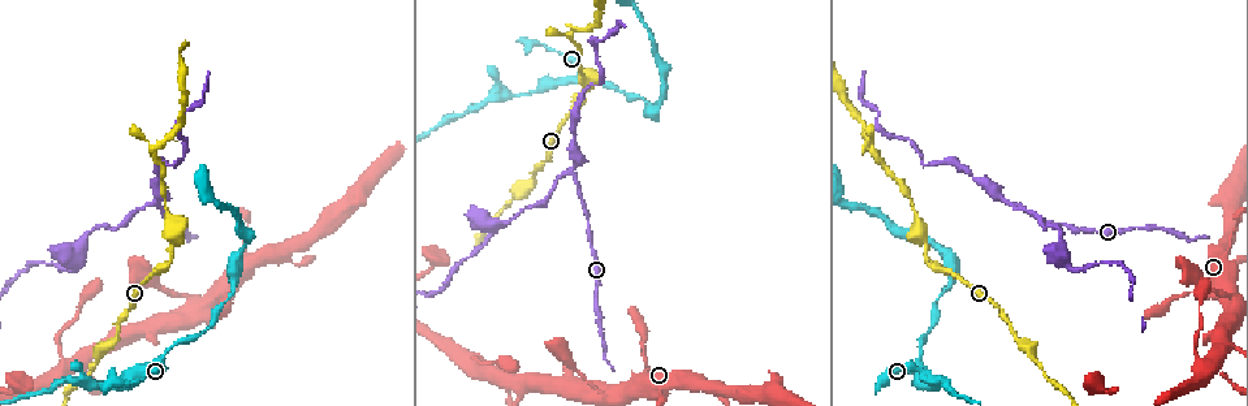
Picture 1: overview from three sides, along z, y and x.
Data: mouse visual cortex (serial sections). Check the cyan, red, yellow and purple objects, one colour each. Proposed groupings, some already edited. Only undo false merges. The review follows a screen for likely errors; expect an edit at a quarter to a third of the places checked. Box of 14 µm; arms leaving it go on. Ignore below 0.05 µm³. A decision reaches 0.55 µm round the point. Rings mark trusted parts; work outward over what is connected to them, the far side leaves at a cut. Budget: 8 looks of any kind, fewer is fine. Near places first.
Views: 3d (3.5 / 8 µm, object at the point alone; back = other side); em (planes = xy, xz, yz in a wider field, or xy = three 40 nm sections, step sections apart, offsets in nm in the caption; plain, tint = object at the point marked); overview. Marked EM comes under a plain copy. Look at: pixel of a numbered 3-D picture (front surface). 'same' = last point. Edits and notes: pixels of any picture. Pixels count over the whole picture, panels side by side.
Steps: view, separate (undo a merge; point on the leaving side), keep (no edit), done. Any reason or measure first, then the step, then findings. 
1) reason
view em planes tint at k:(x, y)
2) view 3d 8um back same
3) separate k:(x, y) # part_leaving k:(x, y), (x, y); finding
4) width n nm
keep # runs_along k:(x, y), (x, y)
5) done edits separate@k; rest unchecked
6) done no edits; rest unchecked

thick turns thin
view 3d 3.5um at 1:(932, 380)

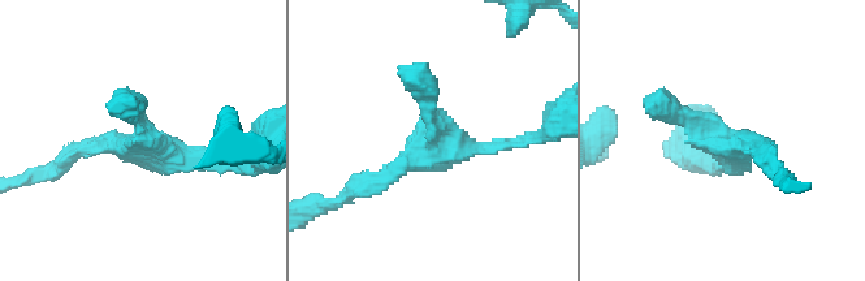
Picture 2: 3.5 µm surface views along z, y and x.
now the EM
view em xy step 5 tint at 2:(728, 151)

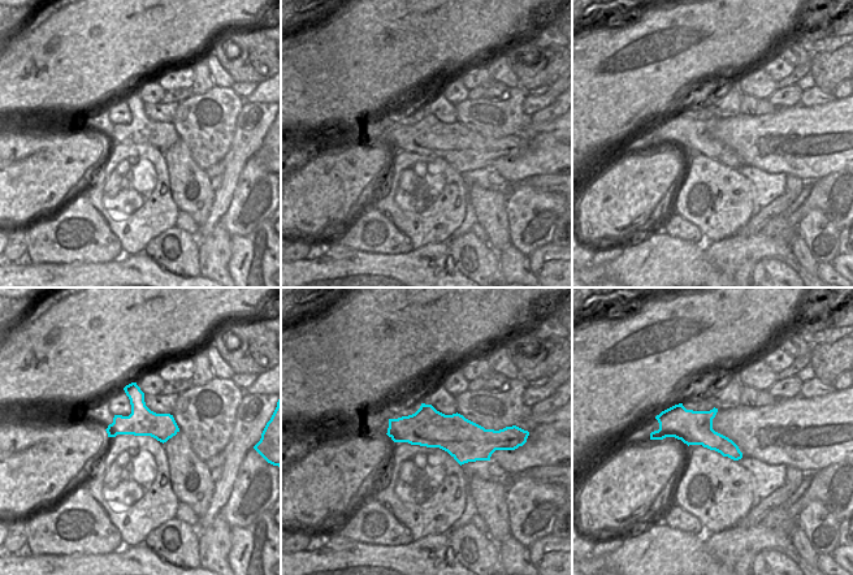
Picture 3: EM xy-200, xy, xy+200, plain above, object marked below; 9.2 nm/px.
keep # runs_along 2:(537, 137), (435, 150), (379, 184); all the same cell

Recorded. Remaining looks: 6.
sharp bend
view 3d 3.5um back at 1:(155, 147)

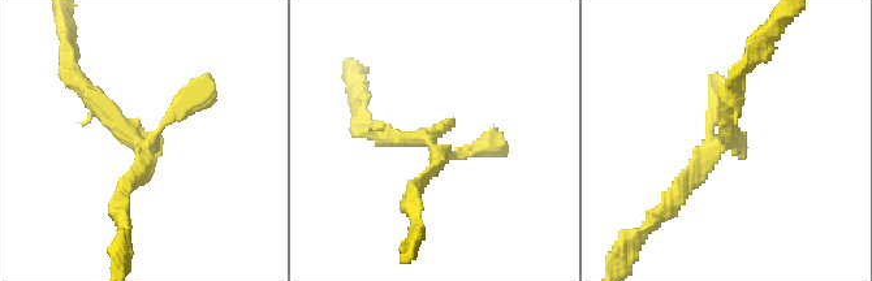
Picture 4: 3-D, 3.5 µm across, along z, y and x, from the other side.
now the EM
view em xy step 1 tint at 4:(435, 146)

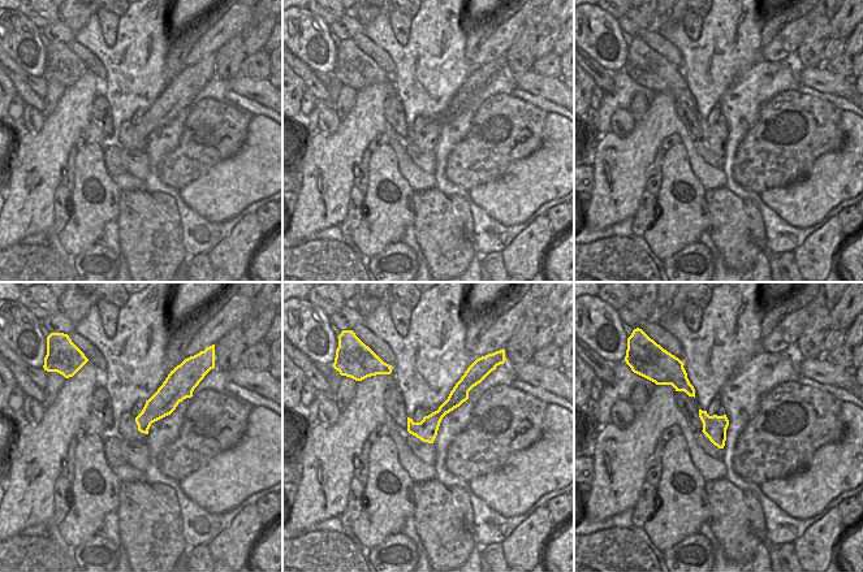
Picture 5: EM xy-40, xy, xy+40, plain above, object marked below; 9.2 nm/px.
keep # runs_along 4:(665, 208), (726, 137), (733, 85); all the same cell

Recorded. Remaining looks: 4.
sharp bend
view 3d 8um at 1:(1008, 202)

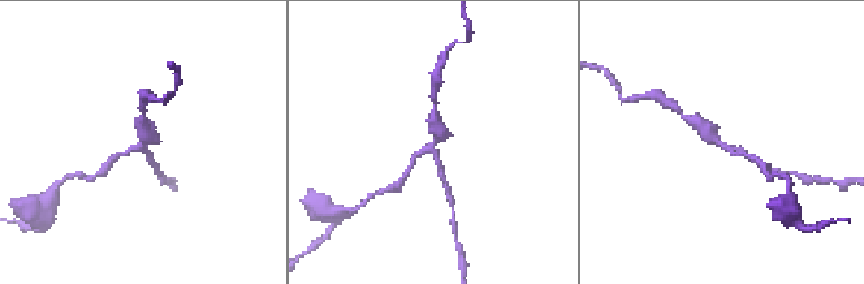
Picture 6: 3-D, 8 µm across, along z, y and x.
zoom in
view 3d 3.5um at 6:(432, 150)

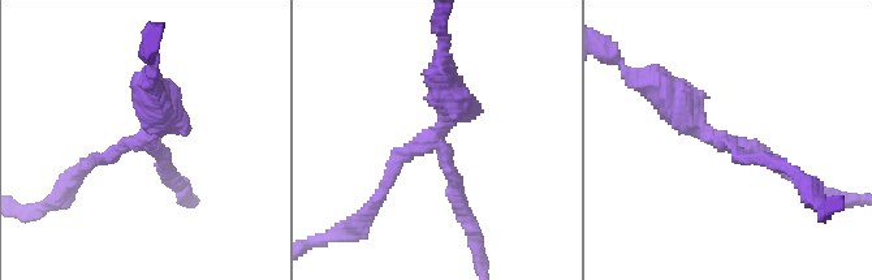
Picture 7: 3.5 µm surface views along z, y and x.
shape alone is not enough
view em xy step 3 tint at 7:(434, 142)

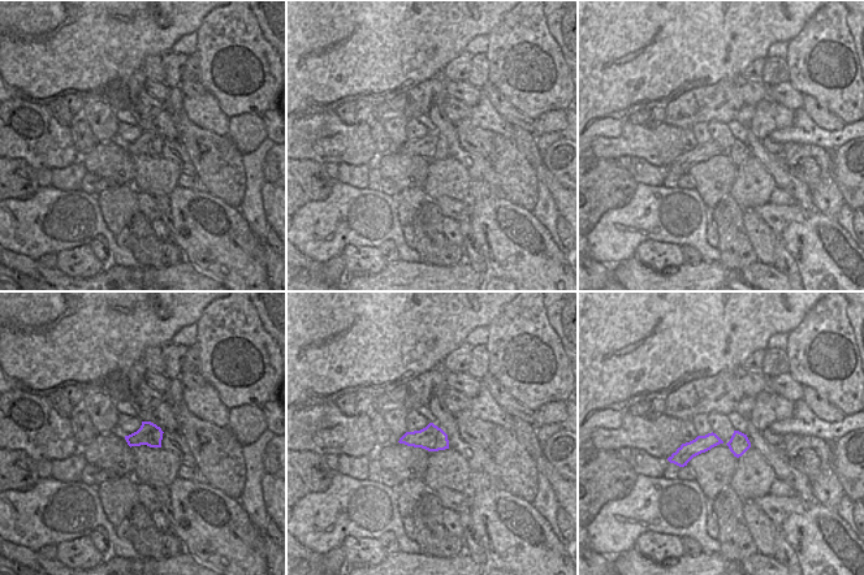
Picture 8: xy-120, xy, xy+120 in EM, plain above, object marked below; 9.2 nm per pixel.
arms 3; arm_widths 200, 200, 400 nm
separate 7:(687, 120) # part_leaving 7:(443, 147), (391, 164), (363, 218); two cells meet here

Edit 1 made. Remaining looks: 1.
done edits separate@7; rest unchecked

